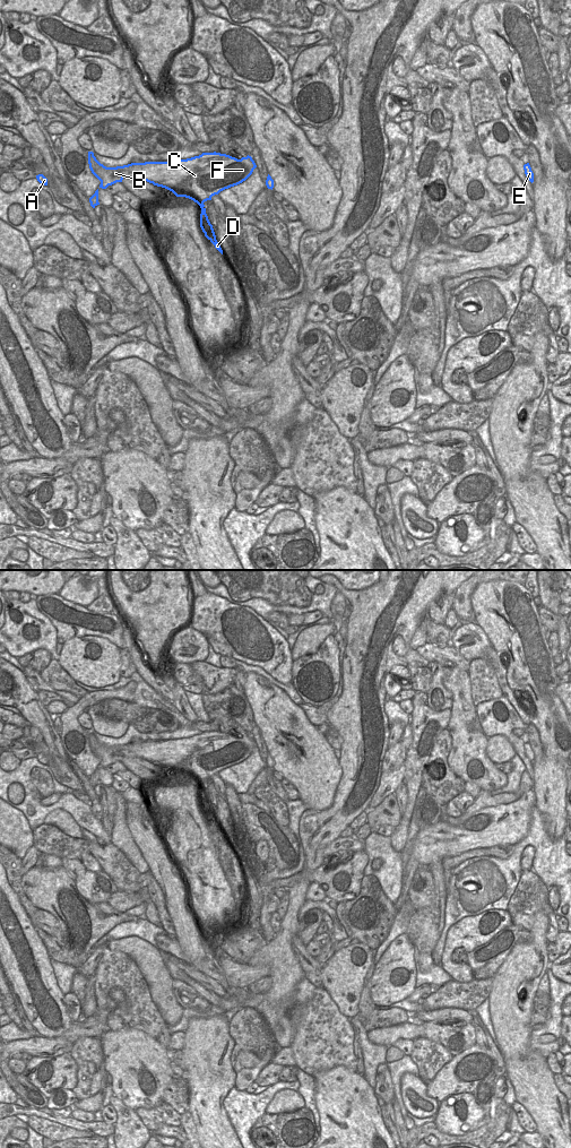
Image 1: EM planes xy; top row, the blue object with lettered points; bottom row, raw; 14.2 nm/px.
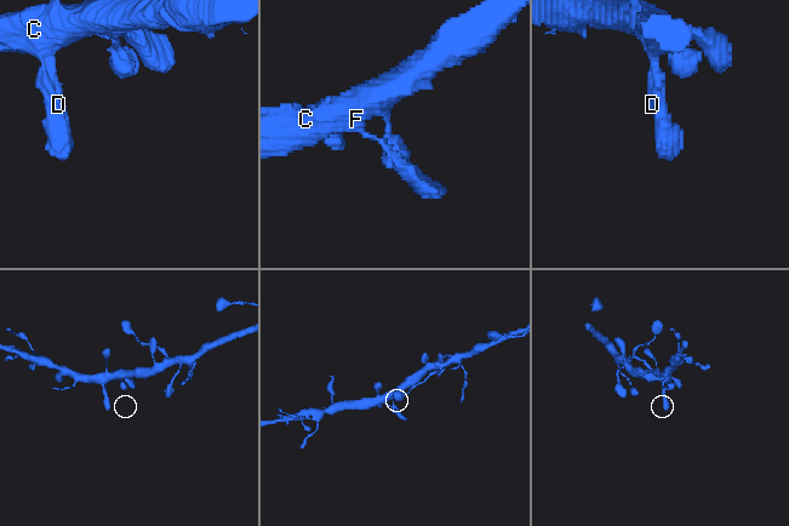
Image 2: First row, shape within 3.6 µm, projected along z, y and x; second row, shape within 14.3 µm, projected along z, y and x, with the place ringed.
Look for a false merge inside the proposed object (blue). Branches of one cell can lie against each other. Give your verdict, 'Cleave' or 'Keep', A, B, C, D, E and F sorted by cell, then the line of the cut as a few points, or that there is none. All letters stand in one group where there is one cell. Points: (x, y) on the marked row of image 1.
Keep. Groups: A B C D E F. No split.

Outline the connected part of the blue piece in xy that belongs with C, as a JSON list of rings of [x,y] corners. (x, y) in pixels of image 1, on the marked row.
[[[88,152],[88,164],[92,173],[101,181],[102,189],[122,182],[124,178],[141,179],[172,191],[176,197],[197,202],[201,208],[200,227],[222,254],[223,250],[216,240],[204,202],[211,200],[220,191],[242,183],[257,167],[249,155],[237,159],[216,152],[187,159],[131,163],[116,167],[104,166],[93,152]]]

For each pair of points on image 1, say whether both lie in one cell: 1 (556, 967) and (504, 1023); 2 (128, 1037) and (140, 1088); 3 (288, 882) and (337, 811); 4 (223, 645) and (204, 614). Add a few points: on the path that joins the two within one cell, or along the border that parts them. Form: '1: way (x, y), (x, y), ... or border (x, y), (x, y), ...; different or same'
1: border (551, 963), (547, 967); different
2: way (128, 1050), (128, 1053), (138, 1063), (138, 1076); same
3: border (301, 872), (301, 878), (287, 889); different
4: way (223, 637), (212, 622); same

